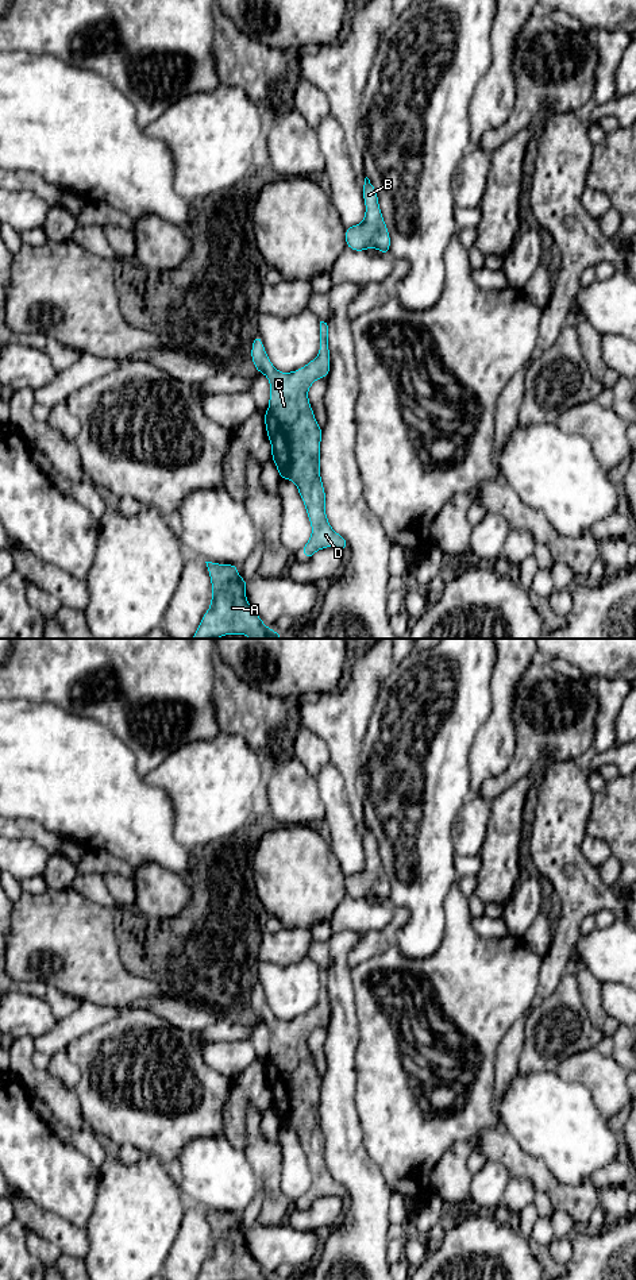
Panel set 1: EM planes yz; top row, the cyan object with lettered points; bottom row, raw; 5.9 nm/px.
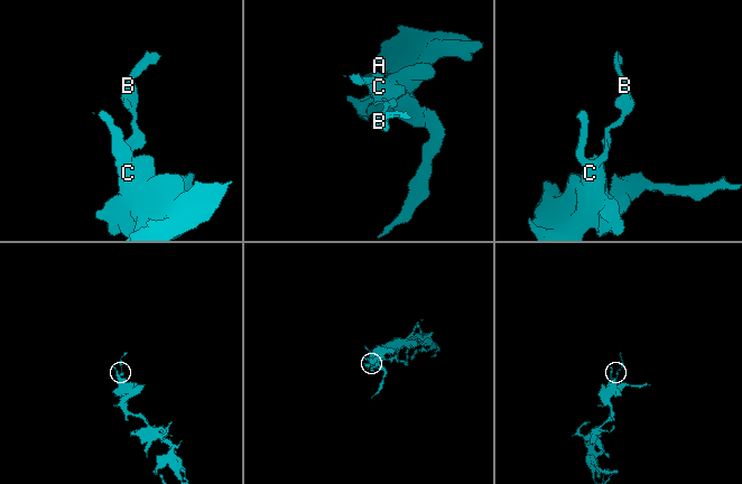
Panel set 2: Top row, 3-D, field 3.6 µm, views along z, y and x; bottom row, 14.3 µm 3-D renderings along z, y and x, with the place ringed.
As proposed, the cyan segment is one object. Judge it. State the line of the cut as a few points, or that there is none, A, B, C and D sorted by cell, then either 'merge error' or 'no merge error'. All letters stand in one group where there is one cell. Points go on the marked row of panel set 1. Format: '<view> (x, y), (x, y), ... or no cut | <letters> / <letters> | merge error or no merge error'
no cut | A B C D | no merge error

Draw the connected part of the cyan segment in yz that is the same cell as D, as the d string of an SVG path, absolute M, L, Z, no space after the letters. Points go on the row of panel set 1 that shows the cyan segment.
M320 321L319 355L292 373L278 371L270 362L262 338L253 342L251 359L270 382L269 409L263 415L271 458L281 479L292 479L304 501L312 535L302 547L307 560L327 547L347 551L346 539L336 533L325 516L325 491L320 477L321 428L311 408L308 390L317 378L327 378L331 367L328 325Z

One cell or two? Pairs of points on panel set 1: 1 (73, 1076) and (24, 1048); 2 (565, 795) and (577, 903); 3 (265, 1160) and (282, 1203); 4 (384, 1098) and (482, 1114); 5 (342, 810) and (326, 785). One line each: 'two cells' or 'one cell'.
1: two cells
2: one cell
3: one cell
4: one cell
5: one cell

